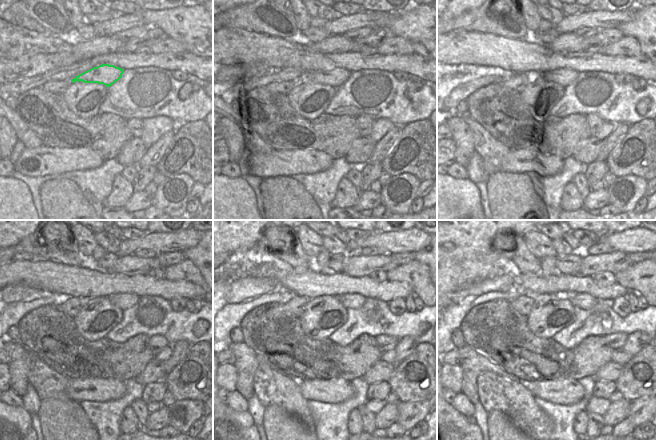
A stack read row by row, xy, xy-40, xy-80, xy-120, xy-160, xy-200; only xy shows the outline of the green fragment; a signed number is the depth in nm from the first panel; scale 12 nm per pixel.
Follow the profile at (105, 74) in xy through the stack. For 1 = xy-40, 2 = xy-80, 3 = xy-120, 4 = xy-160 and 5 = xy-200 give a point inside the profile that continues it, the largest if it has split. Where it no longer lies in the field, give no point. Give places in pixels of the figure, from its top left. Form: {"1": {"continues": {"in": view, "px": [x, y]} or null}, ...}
{"1": {"continues": {"in": "xy-40", "px": [335, 77]}}, "2": {"continues": {"in": "xy-80", "px": [563, 76]}}, "3": {"continues": {"in": "xy-120", "px": [123, 301]}}, "4": {"continues": {"in": "xy-160", "px": [349, 300]}}, "5": {"continues": {"in": "xy-200", "px": [582, 300]}}}

